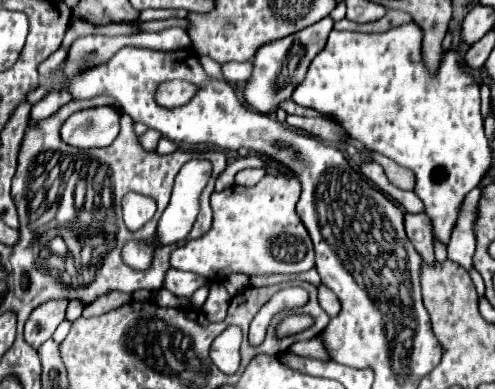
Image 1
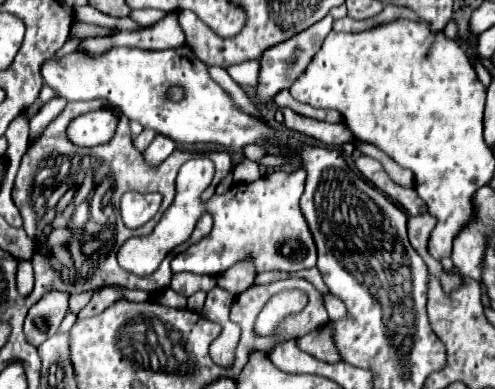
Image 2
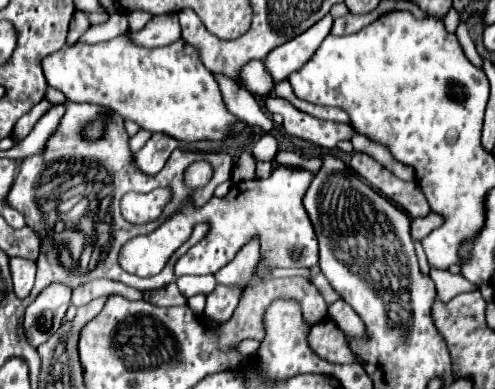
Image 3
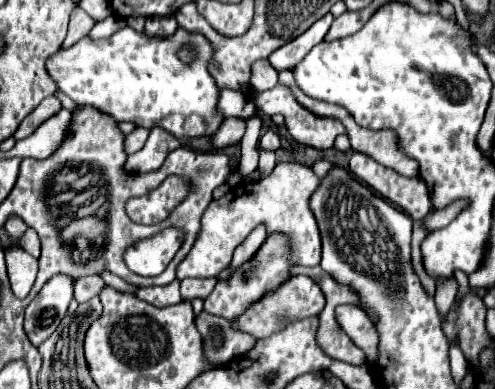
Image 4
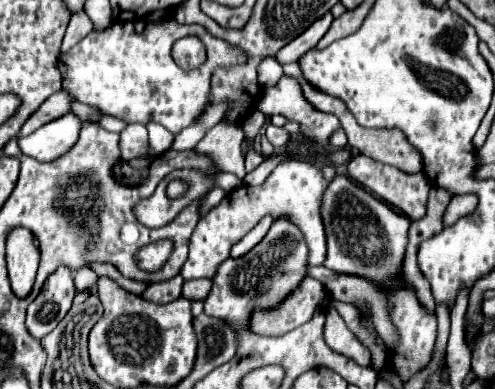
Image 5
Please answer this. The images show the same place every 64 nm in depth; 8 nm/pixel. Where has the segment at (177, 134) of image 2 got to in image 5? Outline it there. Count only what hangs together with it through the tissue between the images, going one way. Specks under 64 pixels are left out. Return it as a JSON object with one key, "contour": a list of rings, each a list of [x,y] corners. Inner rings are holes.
{"contour":[[[166,18],[146,24],[142,34],[136,34],[134,22],[116,22],[106,30],[92,30],[68,54],[60,56],[64,88],[70,90],[76,100],[128,124],[146,124],[152,120],[172,134],[178,134],[208,106],[212,72],[218,66],[240,66],[248,60],[244,50],[230,46],[230,42],[220,40],[206,30],[206,62],[198,70],[184,72],[172,60],[170,48],[178,38],[192,34],[190,26],[196,24],[180,24],[174,18]]]}

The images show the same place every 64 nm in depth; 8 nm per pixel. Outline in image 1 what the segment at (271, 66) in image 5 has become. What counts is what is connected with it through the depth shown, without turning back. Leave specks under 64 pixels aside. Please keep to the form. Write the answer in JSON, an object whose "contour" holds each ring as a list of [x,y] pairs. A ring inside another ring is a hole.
{"contour":[[[228,62],[222,66],[222,74],[232,84],[248,82],[248,78],[252,74],[252,62]]]}

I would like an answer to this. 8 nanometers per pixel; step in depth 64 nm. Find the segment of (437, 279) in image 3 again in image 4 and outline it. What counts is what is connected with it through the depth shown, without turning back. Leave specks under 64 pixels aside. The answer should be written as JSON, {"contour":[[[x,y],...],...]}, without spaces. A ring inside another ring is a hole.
{"contour":[[[438,280],[436,282],[436,308],[438,308],[438,314],[440,314],[440,320],[444,322],[444,316],[448,316],[450,312],[450,306],[456,298],[456,292],[458,292],[458,284],[456,280]]]}

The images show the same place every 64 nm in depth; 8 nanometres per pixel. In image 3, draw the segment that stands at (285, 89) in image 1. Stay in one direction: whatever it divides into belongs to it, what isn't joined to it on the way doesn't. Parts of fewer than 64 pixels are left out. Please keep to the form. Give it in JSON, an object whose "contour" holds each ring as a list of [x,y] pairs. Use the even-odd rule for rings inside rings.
{"contour":[[[328,14],[324,16],[324,20],[318,20],[312,28],[308,28],[308,32],[296,36],[288,44],[274,48],[264,60],[268,72],[274,78],[274,84],[288,78],[294,70],[302,68],[304,62],[322,44],[322,40],[330,34],[330,28],[332,28],[332,16]]]}

